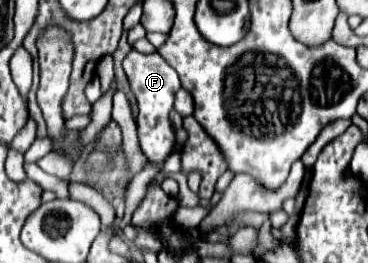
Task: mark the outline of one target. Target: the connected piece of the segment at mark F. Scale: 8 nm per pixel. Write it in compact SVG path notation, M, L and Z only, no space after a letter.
M130 50L130 54L124 58L124 72L130 80L130 86L138 100L138 138L142 152L146 158L158 166L164 166L168 156L172 154L172 148L176 144L174 126L170 120L170 110L174 108L174 94L180 90L180 78L176 70L160 56L160 54L140 54L136 50Z

